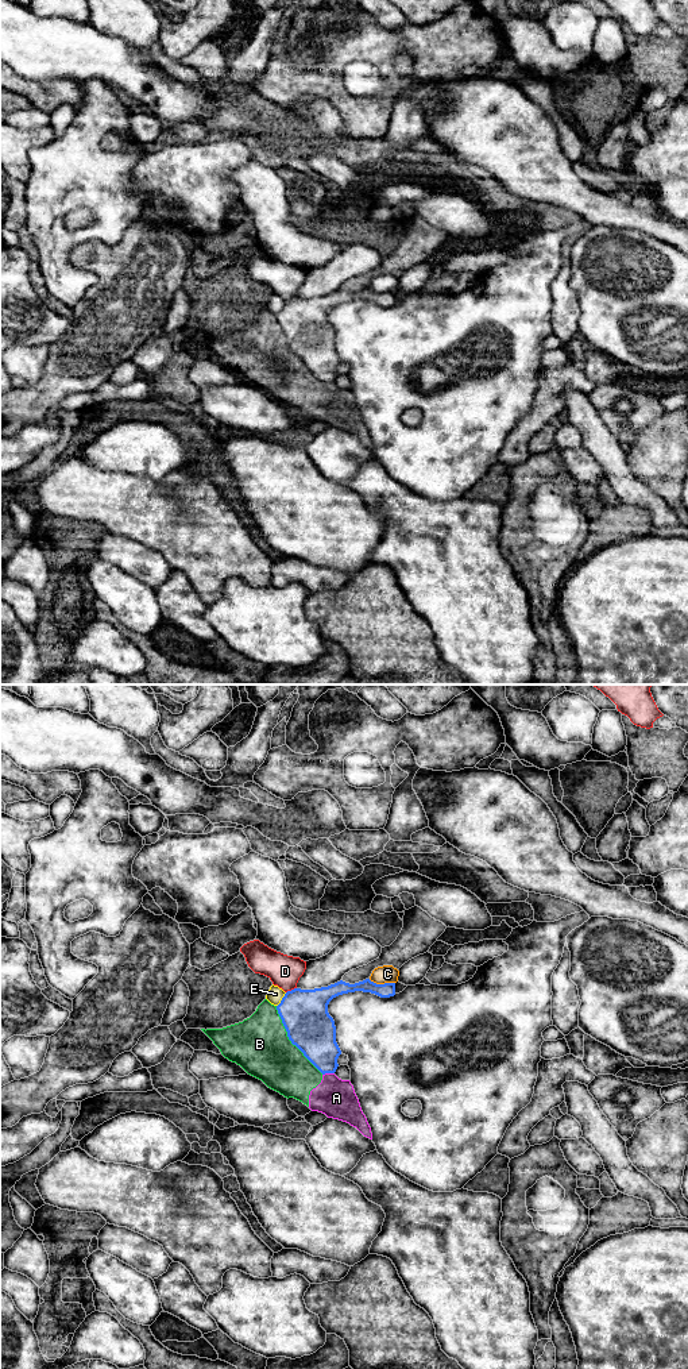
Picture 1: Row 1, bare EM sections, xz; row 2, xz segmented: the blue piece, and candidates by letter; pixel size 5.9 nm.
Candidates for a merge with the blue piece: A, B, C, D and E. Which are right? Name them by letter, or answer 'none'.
none

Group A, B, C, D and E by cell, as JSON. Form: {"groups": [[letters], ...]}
{"groups": [["A", "B"], ["C"], ["D"], ["E"]]}

